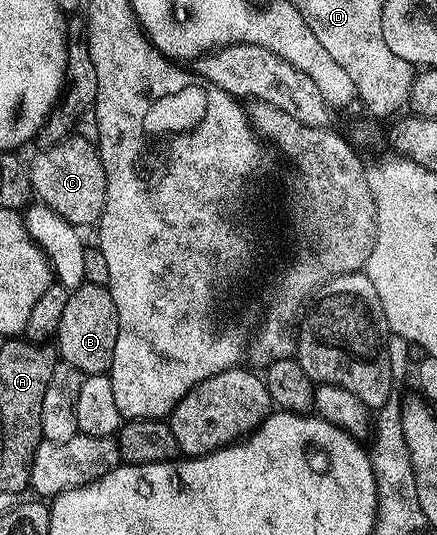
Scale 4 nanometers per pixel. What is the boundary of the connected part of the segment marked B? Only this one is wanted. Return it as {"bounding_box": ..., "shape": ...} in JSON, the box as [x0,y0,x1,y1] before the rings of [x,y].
{"bounding_box":[54,283,118,375],"shape":[[[83,283],[71,290],[66,299],[66,308],[62,310],[62,323],[58,323],[58,331],[54,338],[59,360],[70,363],[79,373],[85,375],[107,374],[112,368],[114,343],[118,343],[118,311],[114,307],[114,299],[108,294],[107,288],[103,285]]]}

